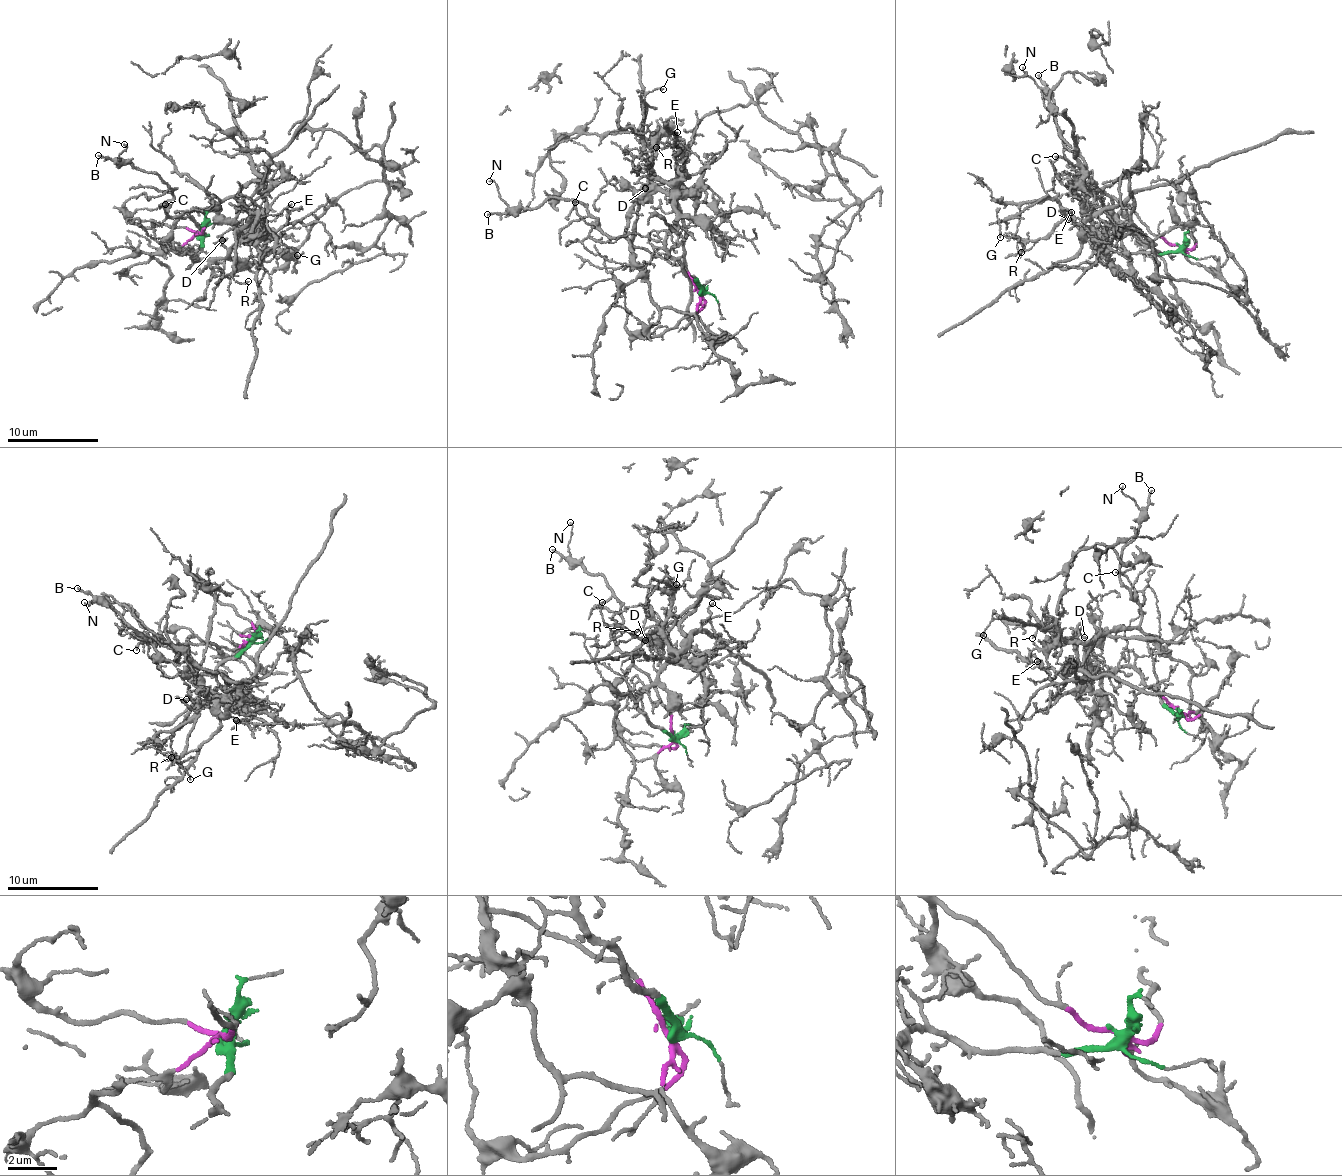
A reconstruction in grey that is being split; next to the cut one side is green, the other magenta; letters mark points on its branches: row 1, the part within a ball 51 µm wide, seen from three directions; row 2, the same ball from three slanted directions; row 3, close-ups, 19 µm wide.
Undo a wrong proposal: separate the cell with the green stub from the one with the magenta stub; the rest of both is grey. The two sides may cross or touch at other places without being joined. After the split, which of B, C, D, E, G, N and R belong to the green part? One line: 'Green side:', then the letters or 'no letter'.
Green side: D, E, G, R

